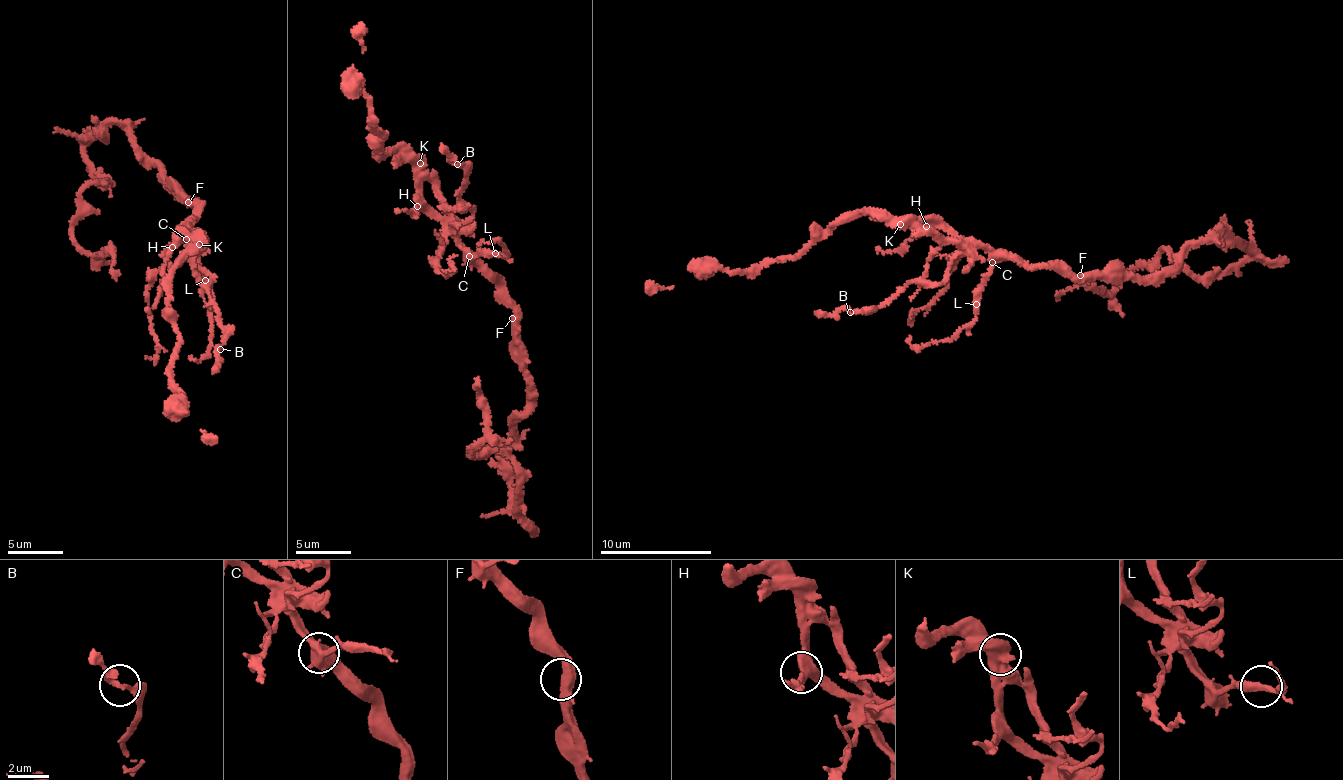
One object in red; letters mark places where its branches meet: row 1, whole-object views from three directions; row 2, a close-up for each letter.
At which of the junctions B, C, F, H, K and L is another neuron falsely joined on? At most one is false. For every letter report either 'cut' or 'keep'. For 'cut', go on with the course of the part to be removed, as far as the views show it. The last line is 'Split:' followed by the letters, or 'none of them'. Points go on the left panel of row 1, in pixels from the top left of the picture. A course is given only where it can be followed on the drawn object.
B: keep
C: keep
F: keep
H: keep
K: cut | (200, 245), (194, 238), (195, 232), (166, 252), (149, 289), (148, 307), (158, 348), (150, 357), (145, 356)
L: keep
Split: K

